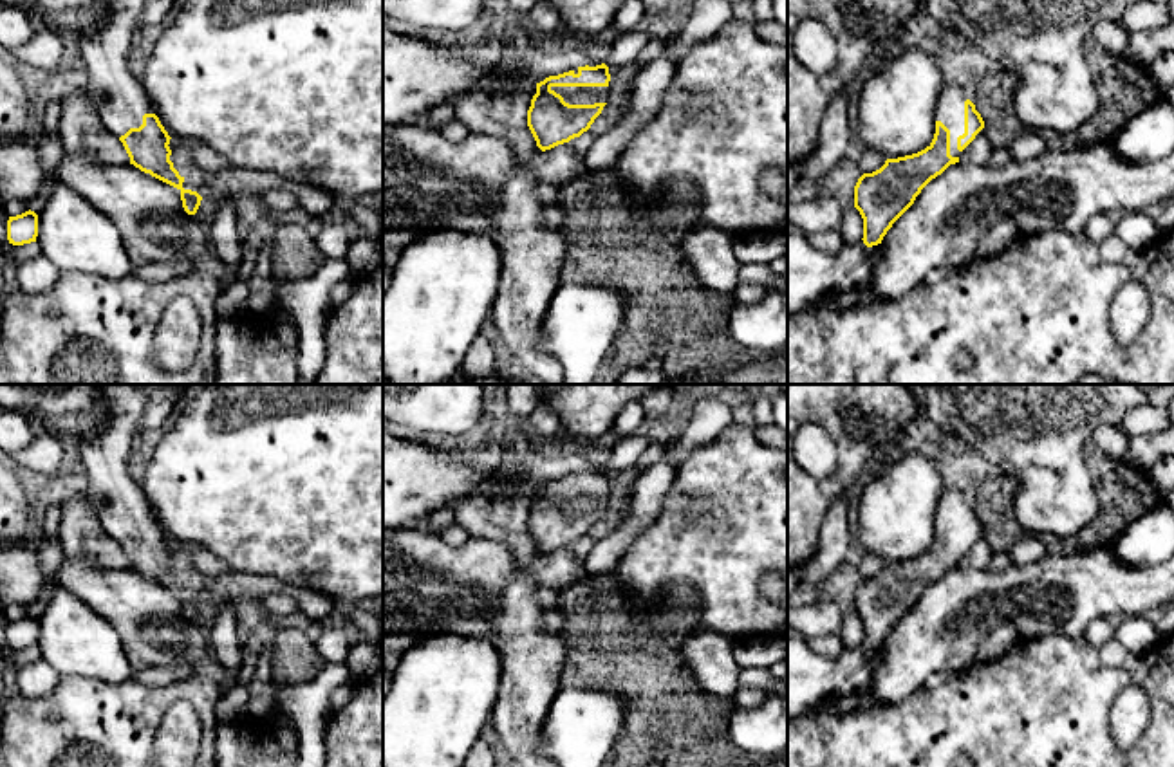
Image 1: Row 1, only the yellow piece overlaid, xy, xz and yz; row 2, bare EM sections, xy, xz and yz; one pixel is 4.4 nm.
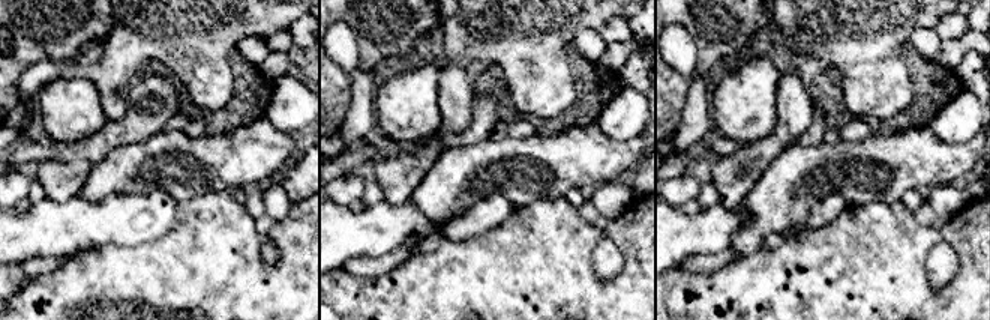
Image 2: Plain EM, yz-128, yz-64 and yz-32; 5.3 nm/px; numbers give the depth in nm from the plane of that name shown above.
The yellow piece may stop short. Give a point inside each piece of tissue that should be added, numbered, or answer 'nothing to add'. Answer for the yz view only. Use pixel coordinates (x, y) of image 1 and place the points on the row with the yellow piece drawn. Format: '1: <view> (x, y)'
1: yz (950, 107)

